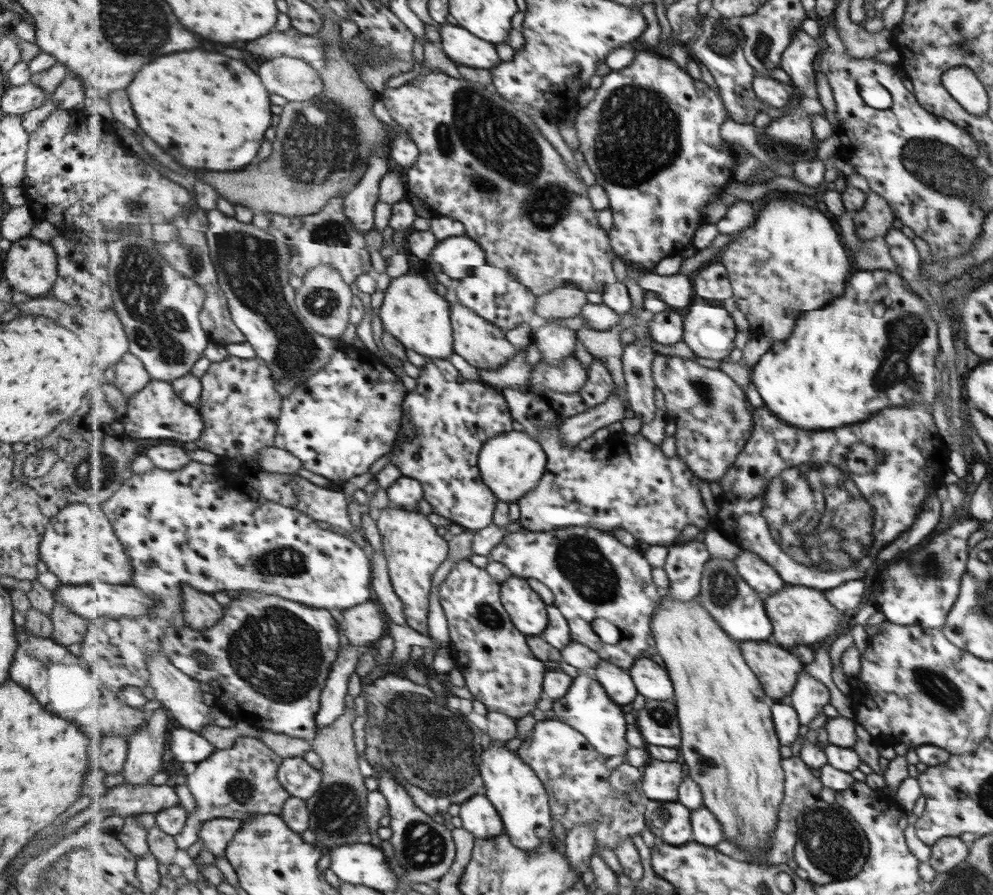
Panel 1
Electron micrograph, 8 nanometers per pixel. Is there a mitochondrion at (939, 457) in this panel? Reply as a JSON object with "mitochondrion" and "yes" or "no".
{"mitochondrion":"no"}

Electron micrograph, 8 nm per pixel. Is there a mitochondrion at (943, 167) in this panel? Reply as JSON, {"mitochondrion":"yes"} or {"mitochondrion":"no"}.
{"mitochondrion":"yes"}

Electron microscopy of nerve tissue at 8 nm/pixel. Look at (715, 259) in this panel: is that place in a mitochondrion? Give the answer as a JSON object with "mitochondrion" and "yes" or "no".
{"mitochondrion":"no"}

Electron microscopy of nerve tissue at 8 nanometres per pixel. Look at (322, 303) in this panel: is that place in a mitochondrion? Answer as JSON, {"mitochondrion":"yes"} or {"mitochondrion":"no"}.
{"mitochondrion":"yes"}

